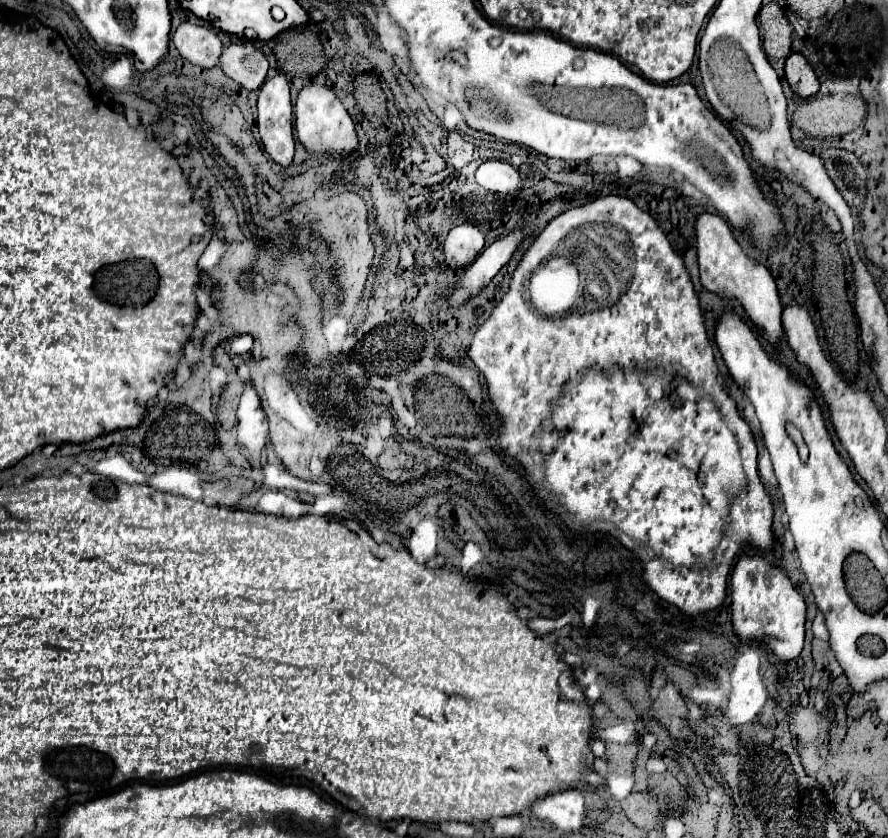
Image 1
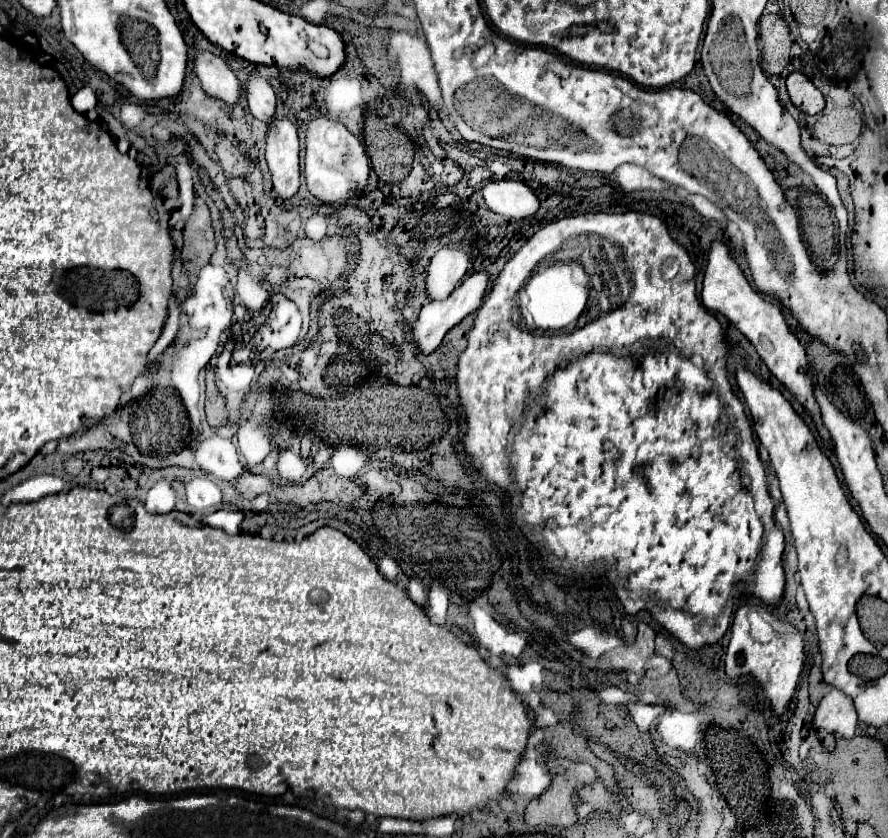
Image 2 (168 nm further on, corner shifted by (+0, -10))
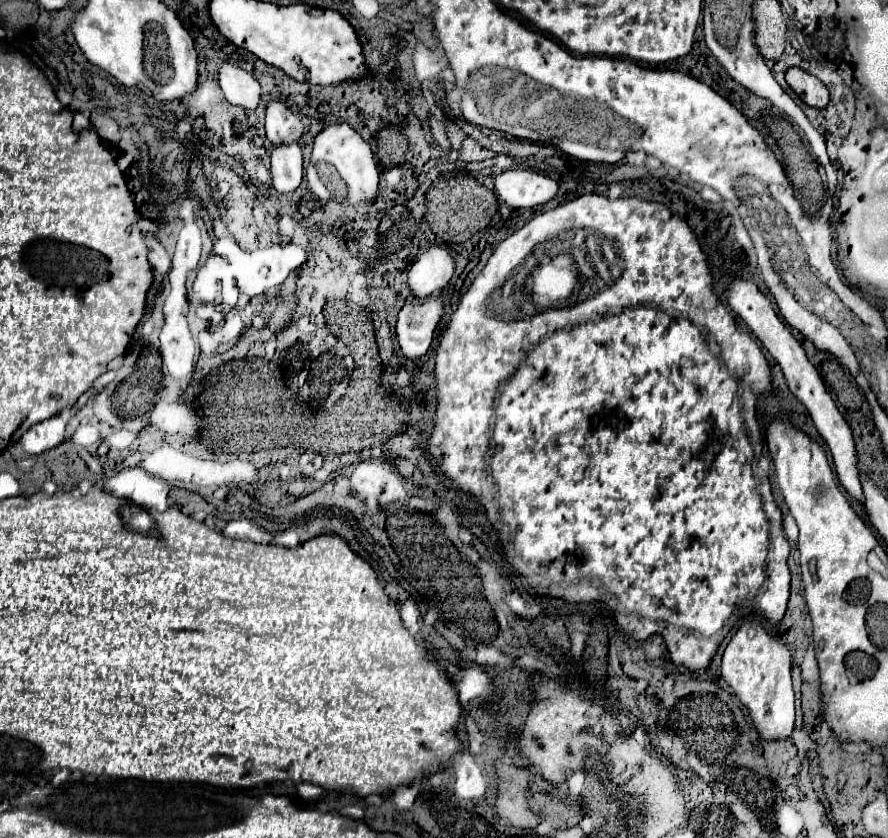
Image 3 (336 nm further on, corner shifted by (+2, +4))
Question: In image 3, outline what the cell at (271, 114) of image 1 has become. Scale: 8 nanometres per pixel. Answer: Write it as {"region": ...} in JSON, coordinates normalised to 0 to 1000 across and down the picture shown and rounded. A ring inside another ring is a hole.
{"region":[[[336,169],[311,174],[306,181],[306,222],[313,232],[331,229],[342,210],[340,179]]]}

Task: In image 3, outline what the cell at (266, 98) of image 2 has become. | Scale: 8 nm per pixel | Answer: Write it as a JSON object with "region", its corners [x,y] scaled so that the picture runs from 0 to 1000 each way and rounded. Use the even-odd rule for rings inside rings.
{"region":[[[302,119],[300,122],[300,162],[309,174],[322,172],[322,169],[338,169],[342,148],[331,138],[318,122]]]}

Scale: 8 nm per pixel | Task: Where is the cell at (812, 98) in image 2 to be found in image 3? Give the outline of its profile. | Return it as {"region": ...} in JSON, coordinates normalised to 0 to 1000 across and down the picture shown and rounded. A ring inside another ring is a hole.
{"region":[[[887,81],[885,86],[887,103],[914,129],[928,129],[932,124],[932,105],[914,88],[905,86],[903,81]]]}

